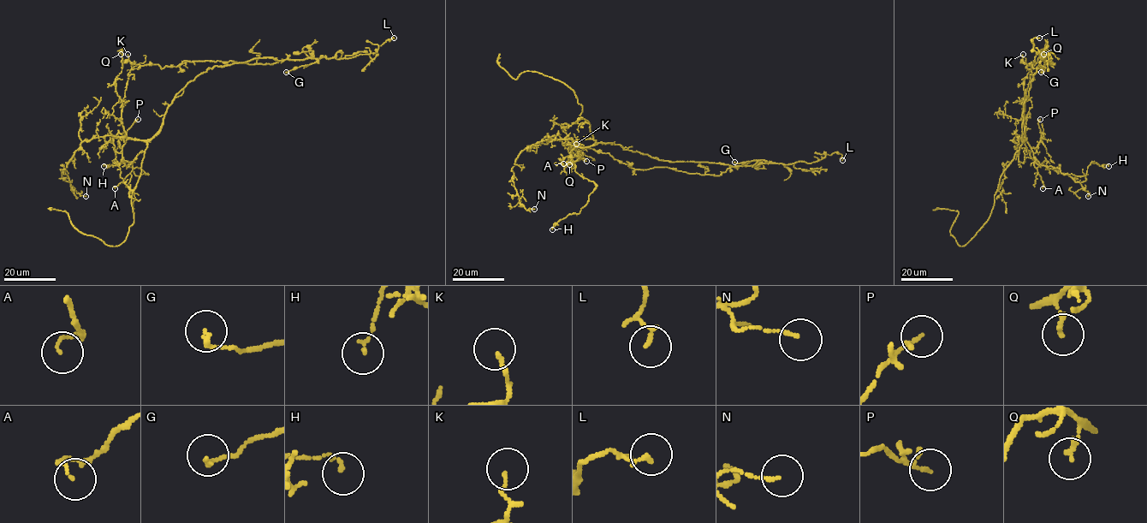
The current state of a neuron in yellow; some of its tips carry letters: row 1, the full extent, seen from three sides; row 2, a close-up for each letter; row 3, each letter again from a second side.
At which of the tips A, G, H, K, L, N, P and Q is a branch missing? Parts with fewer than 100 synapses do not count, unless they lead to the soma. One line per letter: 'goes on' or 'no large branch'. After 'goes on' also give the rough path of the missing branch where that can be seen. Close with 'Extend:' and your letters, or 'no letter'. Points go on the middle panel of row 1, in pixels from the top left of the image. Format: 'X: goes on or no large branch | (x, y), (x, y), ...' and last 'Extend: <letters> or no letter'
A: no large branch
G: no large branch
H: no large branch
K: no large branch
L: no large branch
N: no large branch
P: no large branch
Q: no large branch
Extend: no letter

